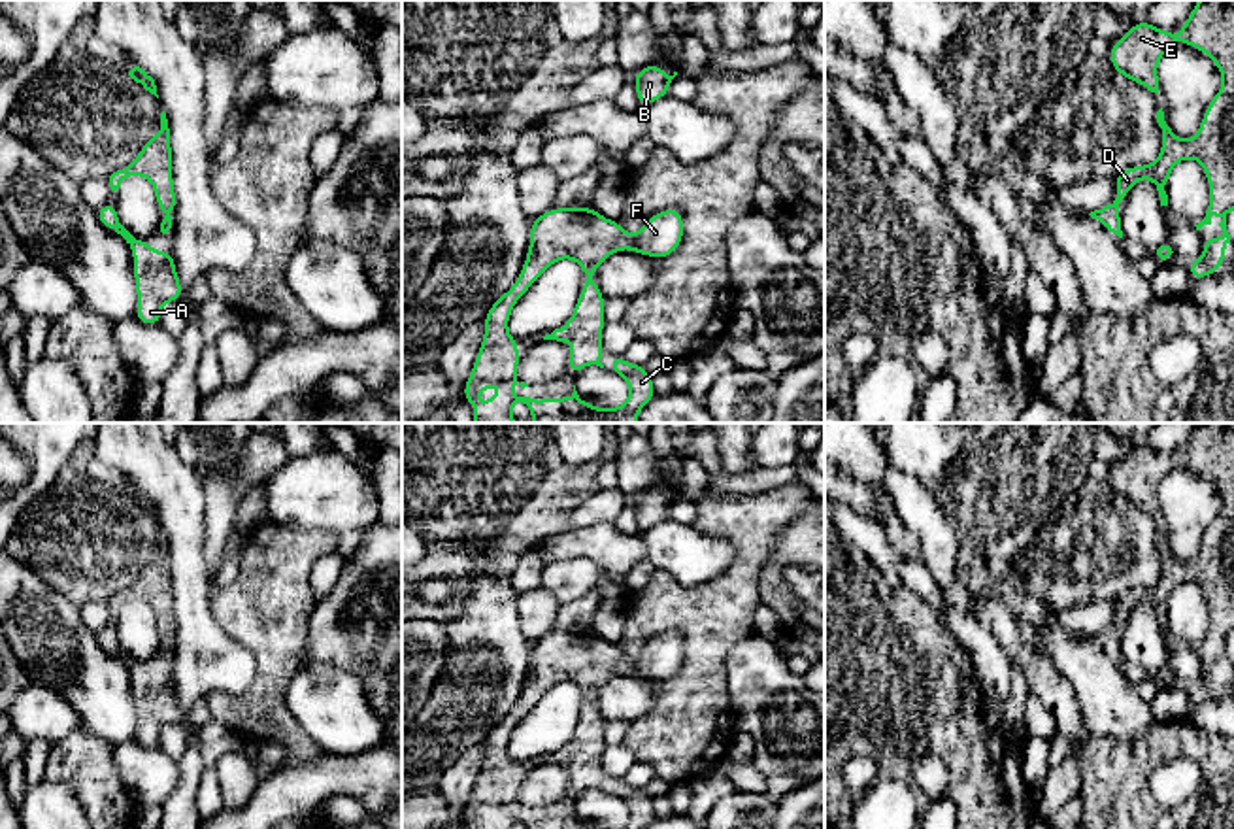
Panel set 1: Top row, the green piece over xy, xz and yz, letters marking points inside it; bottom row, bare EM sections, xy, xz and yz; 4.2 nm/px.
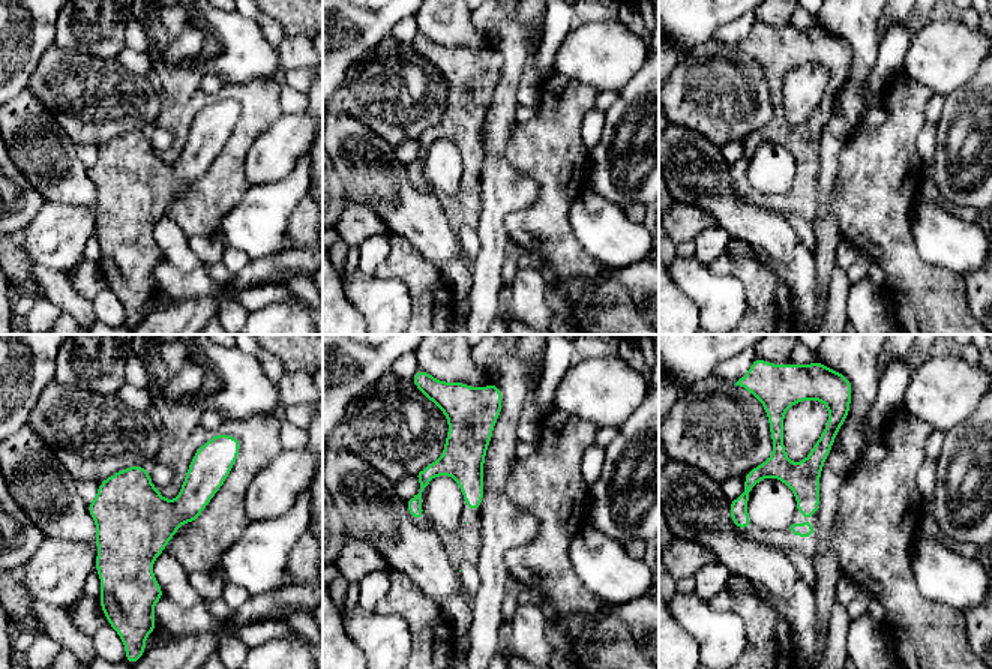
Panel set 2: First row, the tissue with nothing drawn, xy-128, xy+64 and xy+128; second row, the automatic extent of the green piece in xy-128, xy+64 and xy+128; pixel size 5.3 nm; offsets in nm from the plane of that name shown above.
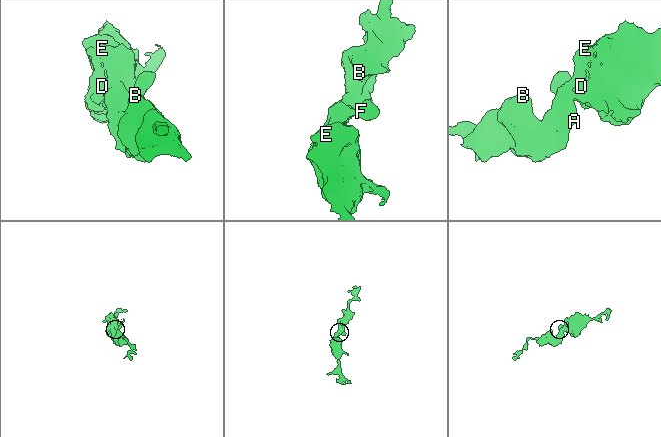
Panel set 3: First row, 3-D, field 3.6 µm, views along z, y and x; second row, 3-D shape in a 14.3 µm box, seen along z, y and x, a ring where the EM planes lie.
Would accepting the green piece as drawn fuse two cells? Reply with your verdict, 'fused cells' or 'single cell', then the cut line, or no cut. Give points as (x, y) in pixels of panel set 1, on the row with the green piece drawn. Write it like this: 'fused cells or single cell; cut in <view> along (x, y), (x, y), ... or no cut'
single cell; no cut

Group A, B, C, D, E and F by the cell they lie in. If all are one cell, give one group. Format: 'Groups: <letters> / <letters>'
Groups: A B C D E F

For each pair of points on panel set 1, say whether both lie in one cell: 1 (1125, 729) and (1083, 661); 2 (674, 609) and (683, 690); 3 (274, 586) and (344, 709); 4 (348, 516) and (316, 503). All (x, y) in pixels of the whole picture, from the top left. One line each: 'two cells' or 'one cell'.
1: one cell
2: one cell
3: two cells
4: one cell

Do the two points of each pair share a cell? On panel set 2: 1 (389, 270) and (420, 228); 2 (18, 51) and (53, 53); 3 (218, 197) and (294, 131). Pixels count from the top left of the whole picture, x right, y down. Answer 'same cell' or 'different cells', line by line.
1: different cells
2: different cells
3: different cells

